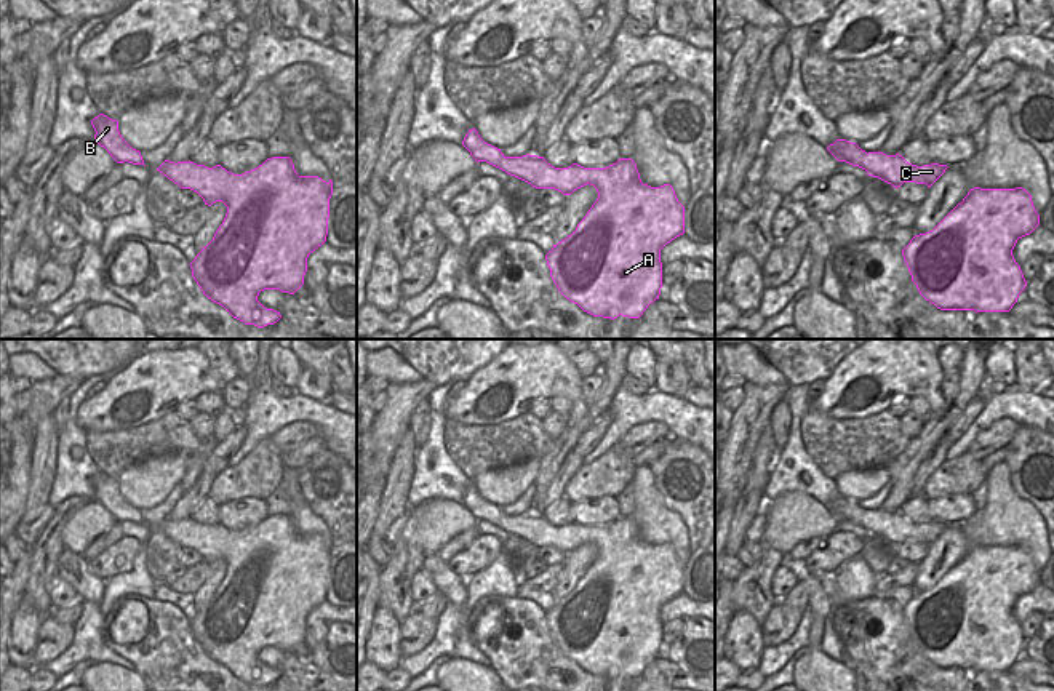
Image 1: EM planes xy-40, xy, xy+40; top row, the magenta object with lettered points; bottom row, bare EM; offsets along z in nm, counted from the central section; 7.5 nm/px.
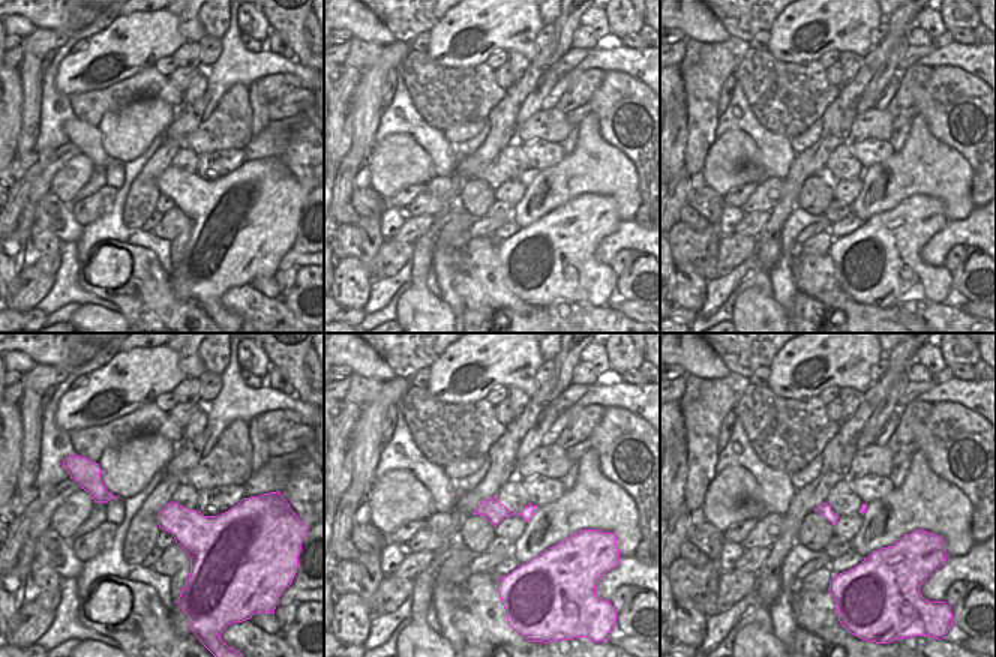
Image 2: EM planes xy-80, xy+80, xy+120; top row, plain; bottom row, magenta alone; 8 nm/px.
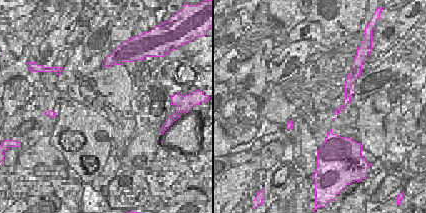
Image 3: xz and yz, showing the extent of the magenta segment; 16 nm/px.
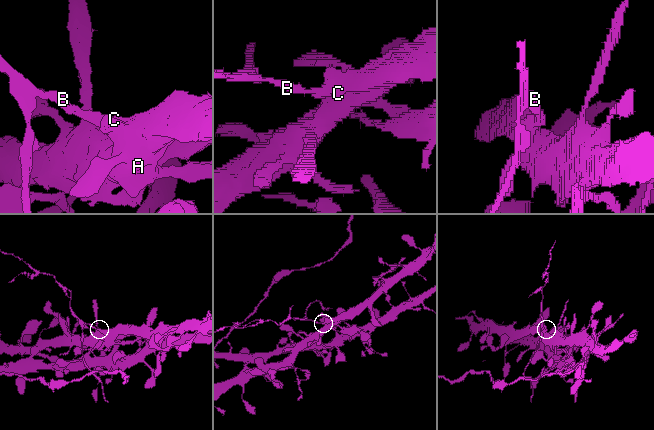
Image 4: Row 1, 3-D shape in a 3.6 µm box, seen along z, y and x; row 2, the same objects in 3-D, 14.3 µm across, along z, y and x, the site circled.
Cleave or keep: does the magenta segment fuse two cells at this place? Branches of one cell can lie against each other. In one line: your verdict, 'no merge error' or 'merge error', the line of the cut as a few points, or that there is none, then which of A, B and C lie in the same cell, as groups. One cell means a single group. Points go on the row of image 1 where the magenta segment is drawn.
merge error; cut xy+40 (867, 154), (858, 165); groups A C / B

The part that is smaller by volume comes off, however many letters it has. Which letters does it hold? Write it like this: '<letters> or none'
B

